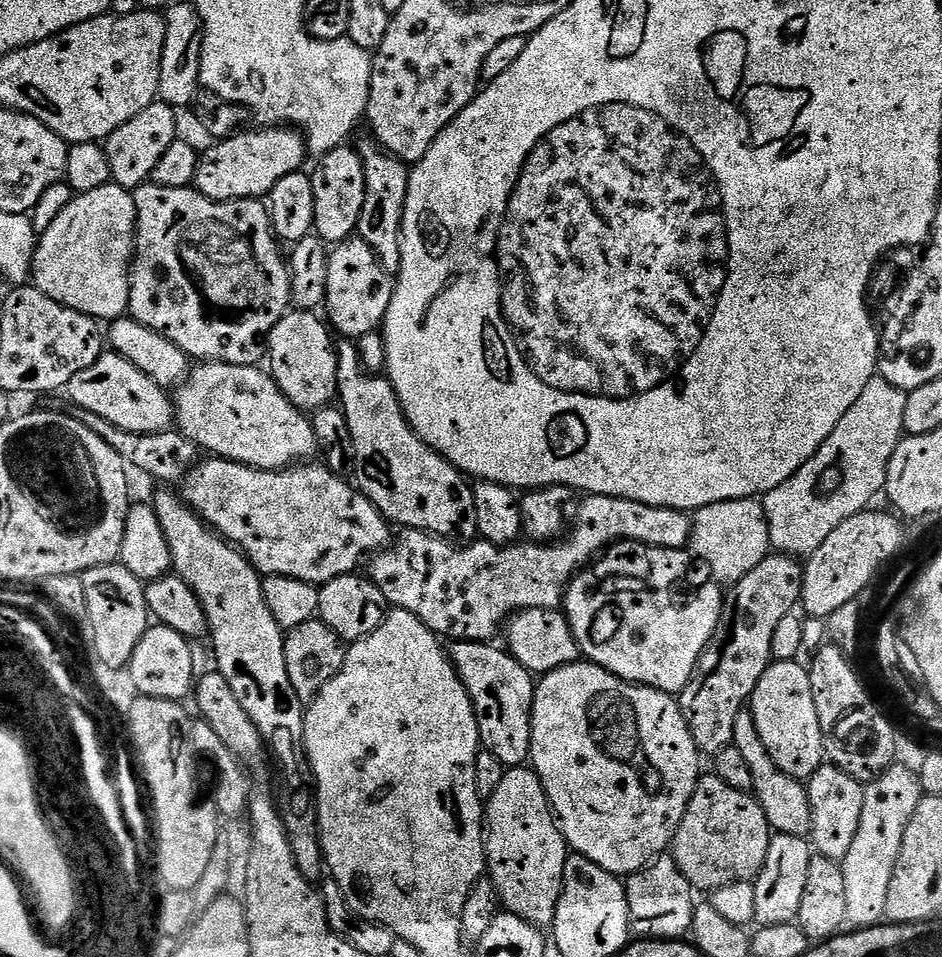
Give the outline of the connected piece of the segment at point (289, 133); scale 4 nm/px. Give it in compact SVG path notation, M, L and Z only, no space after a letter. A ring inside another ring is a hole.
M264 126L256 131L260 132L241 131L217 139L212 142L216 144L210 145L205 152L201 151L194 181L196 191L218 202L259 200L267 197L286 174L294 174L305 167L306 140L299 131L288 126Z

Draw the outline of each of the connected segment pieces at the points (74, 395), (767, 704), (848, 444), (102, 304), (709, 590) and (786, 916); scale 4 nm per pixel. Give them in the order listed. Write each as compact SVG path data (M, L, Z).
M108 350L104 355L82 370L82 374L74 374L66 389L66 396L73 405L98 414L107 422L120 427L124 431L138 433L167 432L174 424L174 404L169 393L159 388L138 366L126 362L126 358Z
M778 660L769 664L766 674L758 678L758 686L752 692L750 710L754 714L762 743L783 772L804 782L825 763L824 735L818 722L818 706L814 706L814 690L810 686L805 665L800 665L796 660Z
M874 378L862 390L862 395L858 397L858 402L846 410L842 417L842 422L832 428L829 437L824 438L822 446L782 486L774 486L762 498L766 522L770 530L770 542L772 548L777 553L786 556L795 556L797 558L807 558L813 556L830 538L833 530L838 530L846 518L854 518L854 514L865 511L868 504L877 495L883 493L884 483L886 482L886 470L890 466L890 458L894 450L899 446L902 437L905 435L904 430L904 411L906 410L906 393L901 388L890 386L890 382Z
M107 184L99 187L98 190L79 193L75 195L72 202L62 210L61 214L50 224L50 229L41 233L37 241L35 258L32 260L32 280L35 287L40 288L48 297L54 298L59 304L65 305L68 308L77 309L79 312L84 312L88 316L92 316L104 322L111 322L116 319L121 319L126 313L129 304L129 286L131 284L131 264L132 258L135 256L136 242L136 222L137 222L137 206L133 200L132 192L117 184Z
M621 542L612 545L573 580L562 608L574 630L581 653L591 663L613 672L629 684L642 684L645 688L656 688L669 694L684 691L696 673L696 663L704 653L704 647L712 641L712 635L720 625L726 599L721 585L707 582L697 590L696 597L689 604L672 601L676 583L688 572L687 555L687 551L679 548L650 548L646 544Z
M775 833L770 842L770 850L766 850L766 862L762 870L754 881L756 889L755 896L755 923L763 926L778 926L779 924L791 924L796 920L798 909L802 906L802 894L806 891L807 875L810 874L810 862L814 855L814 849L805 837L795 836L794 834Z

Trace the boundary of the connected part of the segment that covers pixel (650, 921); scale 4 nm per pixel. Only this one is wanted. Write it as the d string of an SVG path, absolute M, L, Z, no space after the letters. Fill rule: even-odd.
M661 855L648 867L631 873L626 880L626 891L630 928L637 937L680 938L691 929L698 900L692 897L692 883L682 874L671 855Z

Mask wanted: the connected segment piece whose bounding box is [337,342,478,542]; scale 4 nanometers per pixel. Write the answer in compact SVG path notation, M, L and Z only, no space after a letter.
M344 342L338 348L338 380L339 388L338 404L344 409L346 418L350 422L350 434L354 438L354 450L356 451L356 470L354 473L355 487L363 492L366 498L370 498L370 502L382 513L385 518L393 525L401 524L399 527L404 530L415 530L417 532L429 532L431 536L440 536L444 540L453 542L472 542L478 536L478 510L474 510L474 488L466 479L463 472L459 472L450 461L443 456L441 452L436 452L425 442L425 440L413 430L411 422L408 420L402 406L398 394L394 390L394 386L383 375L367 372L364 365L360 362L360 349L355 343Z

